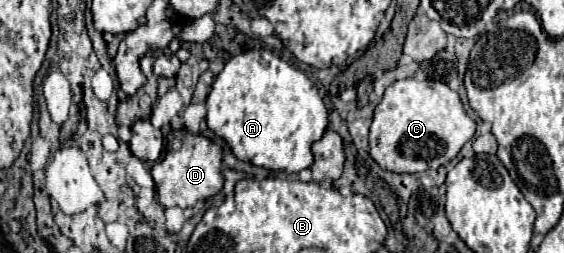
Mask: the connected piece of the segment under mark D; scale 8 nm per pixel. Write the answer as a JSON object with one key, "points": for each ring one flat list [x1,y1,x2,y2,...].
{"points":[[185,129,173,131,167,137,167,153,151,169,157,201,161,207,195,207,197,201,205,201,217,195,223,187,221,175,221,147,203,135,191,135]]}

